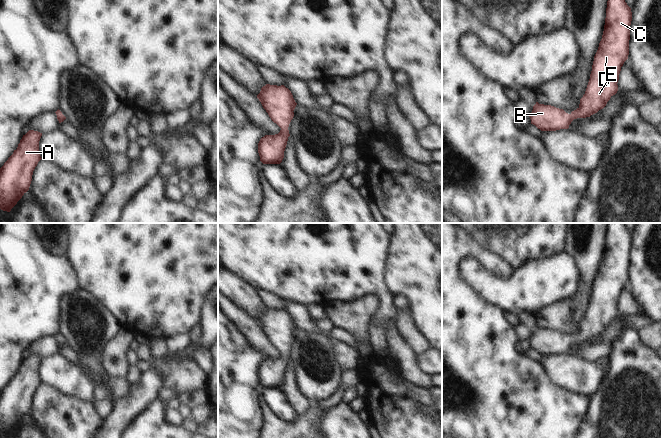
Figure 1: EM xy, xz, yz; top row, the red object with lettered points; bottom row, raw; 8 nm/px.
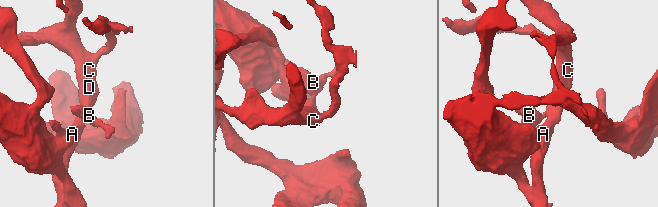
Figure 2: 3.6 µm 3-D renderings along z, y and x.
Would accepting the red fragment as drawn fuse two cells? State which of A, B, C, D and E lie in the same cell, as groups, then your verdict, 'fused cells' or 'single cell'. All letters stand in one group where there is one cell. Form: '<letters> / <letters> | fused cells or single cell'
A B C D E | single cell

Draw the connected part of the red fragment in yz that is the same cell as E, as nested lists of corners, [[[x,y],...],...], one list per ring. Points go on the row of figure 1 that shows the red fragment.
[[[625,0],[607,1],[602,39],[579,107],[568,114],[563,109],[536,102],[529,116],[531,124],[541,131],[568,129],[574,119],[590,117],[606,106],[618,91],[621,67],[628,59],[631,21],[631,8]]]

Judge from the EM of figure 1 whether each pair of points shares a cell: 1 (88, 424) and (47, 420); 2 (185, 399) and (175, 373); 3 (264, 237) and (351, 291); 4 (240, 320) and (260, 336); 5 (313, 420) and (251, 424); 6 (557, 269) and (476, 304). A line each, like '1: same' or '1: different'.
1: same
2: different
3: same
4: same
5: different
6: different

